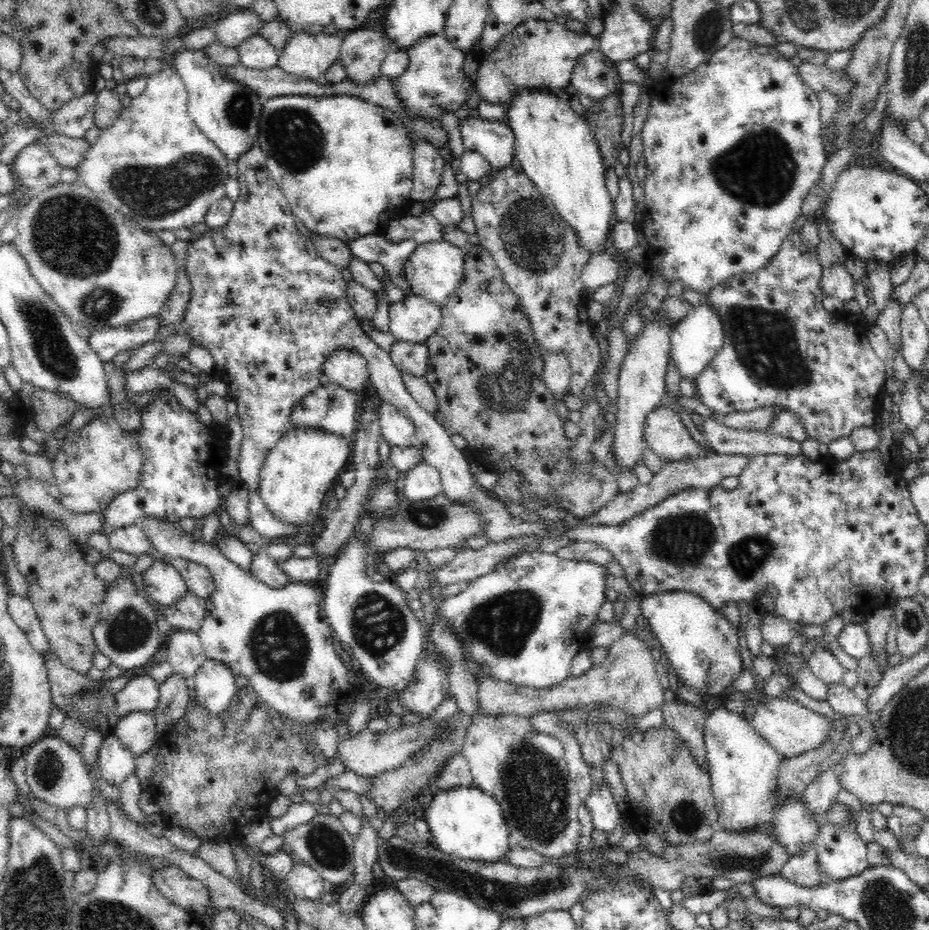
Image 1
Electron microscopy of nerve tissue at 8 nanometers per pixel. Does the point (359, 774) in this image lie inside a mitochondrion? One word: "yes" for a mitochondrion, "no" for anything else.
no

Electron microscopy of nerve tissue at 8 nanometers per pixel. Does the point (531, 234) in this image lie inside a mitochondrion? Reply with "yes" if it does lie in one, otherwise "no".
yes

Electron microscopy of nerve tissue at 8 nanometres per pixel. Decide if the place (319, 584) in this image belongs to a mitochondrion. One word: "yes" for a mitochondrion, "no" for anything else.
no

